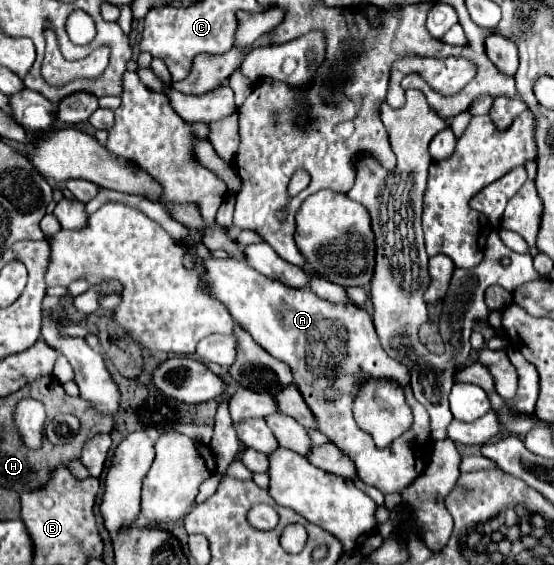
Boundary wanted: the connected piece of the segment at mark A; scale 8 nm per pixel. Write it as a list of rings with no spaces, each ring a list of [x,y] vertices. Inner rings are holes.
[[[204,257],[202,267],[204,271],[200,279],[204,291],[220,301],[230,311],[236,325],[246,329],[260,347],[290,365],[296,387],[304,395],[310,411],[316,415],[320,431],[354,459],[358,477],[384,495],[404,491],[414,483],[426,467],[422,459],[430,447],[428,413],[412,397],[408,367],[390,359],[382,349],[372,317],[354,305],[328,303],[312,291],[292,291],[292,287],[284,287],[282,283],[276,283],[276,279],[260,275],[242,259]],[[370,377],[396,379],[404,391],[408,391],[408,403],[414,411],[412,429],[386,449],[378,449],[366,431],[354,427],[352,399]]]

